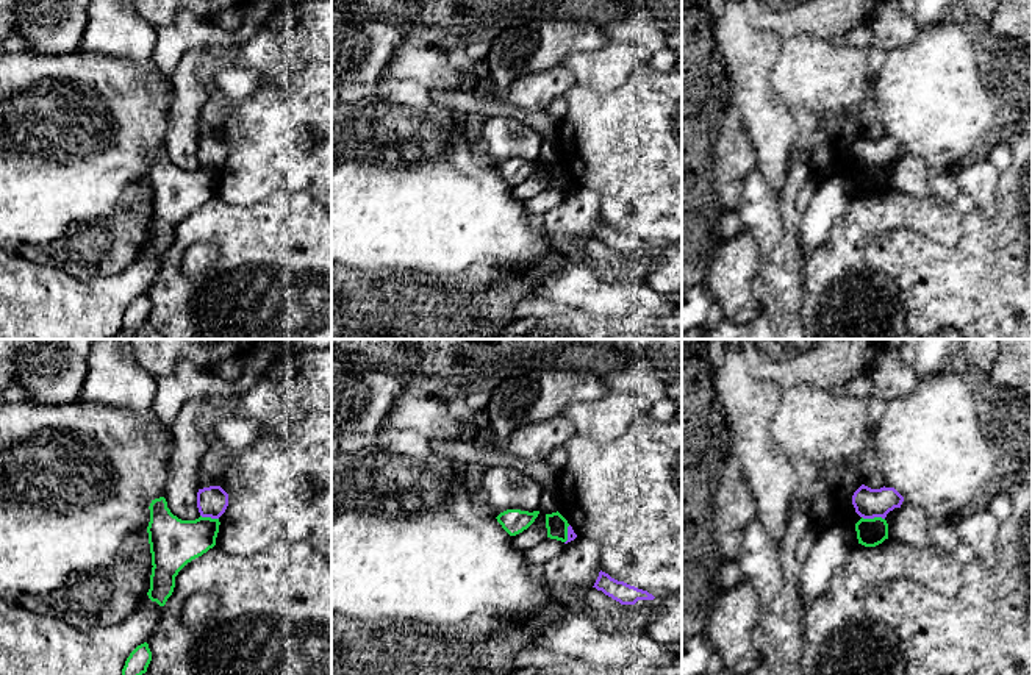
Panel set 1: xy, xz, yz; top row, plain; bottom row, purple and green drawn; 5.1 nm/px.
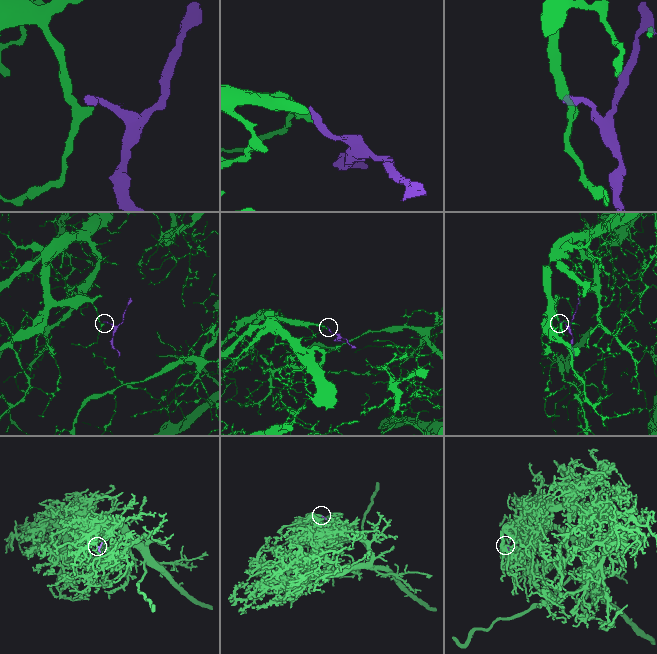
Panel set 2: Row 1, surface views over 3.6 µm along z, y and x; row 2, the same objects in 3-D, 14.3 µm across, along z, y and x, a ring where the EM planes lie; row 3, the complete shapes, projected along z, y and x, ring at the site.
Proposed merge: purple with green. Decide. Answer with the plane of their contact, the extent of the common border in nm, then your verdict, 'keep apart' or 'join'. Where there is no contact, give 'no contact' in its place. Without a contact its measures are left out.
yz | 120 nm | keep apart

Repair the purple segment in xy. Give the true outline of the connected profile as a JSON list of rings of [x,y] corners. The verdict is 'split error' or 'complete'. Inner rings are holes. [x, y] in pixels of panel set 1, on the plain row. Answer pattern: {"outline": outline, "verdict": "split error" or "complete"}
{"outline": [[[220,136],[199,139],[197,158],[202,167],[219,169],[228,156],[228,144]]], "verdict": "complete"}

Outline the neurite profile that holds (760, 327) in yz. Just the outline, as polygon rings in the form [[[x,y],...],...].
[[[761,312],[744,323],[722,319],[715,328],[705,331],[702,339],[777,339],[777,336],[769,319]]]

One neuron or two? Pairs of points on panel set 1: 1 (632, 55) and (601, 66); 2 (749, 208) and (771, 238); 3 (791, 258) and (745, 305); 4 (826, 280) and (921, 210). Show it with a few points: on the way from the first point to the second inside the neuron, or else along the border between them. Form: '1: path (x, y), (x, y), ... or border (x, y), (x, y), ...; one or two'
1: path (624, 57), (609, 66); one
2: path (757, 216), (768, 230); one
3: border (760, 305), (762, 311); two
4: path (843, 253), (885, 211), (895, 211); one

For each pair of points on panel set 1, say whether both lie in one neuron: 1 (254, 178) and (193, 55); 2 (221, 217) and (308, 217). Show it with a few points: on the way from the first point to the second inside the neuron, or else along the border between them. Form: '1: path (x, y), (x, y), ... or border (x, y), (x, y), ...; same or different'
1: border (204, 49), (196, 77), (210, 94); different
2: path (243, 221), (286, 221); same

